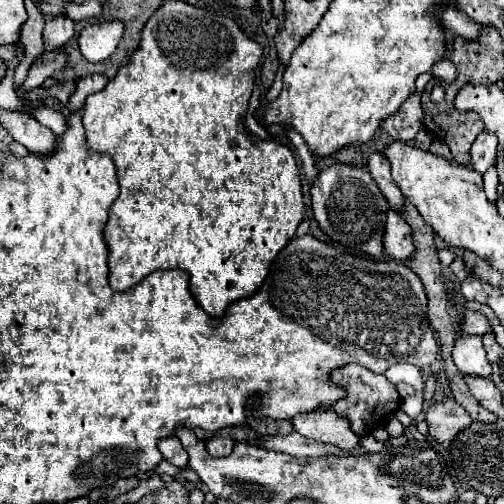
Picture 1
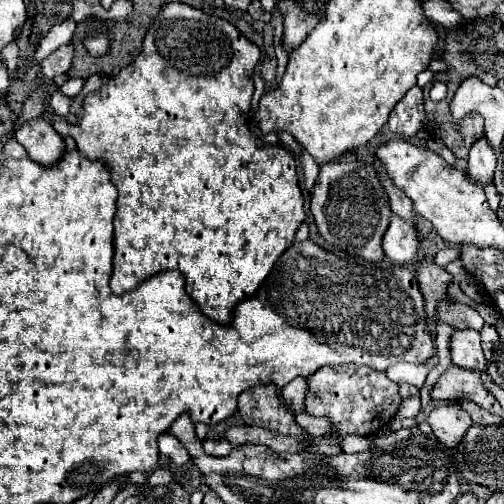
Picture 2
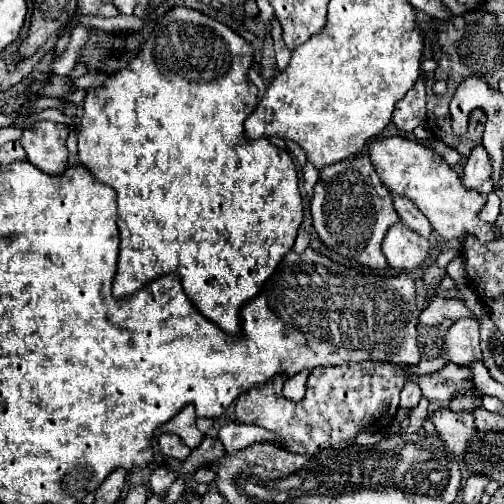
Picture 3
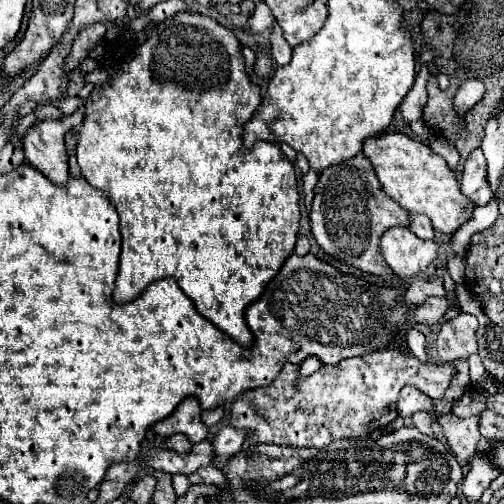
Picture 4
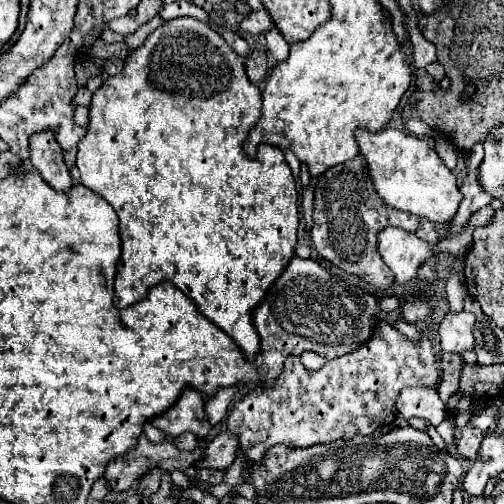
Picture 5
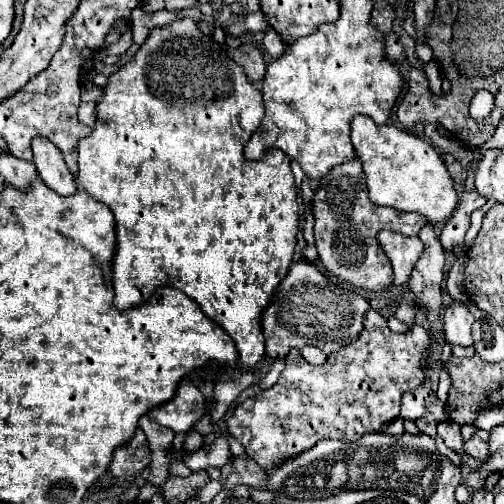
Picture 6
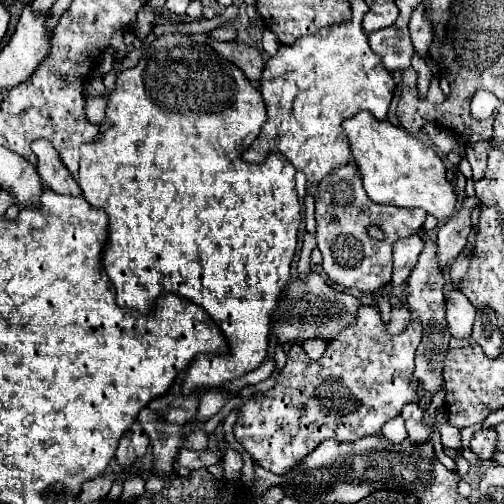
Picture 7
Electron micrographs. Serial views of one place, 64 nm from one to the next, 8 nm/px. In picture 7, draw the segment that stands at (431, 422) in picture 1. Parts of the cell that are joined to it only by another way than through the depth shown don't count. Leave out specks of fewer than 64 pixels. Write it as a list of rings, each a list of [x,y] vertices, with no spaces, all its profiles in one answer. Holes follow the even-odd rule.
[[[480,430],[478,434],[474,434],[474,438],[470,440],[470,450],[482,458],[482,460],[490,460],[494,456],[494,444],[496,444],[496,432],[490,430]]]

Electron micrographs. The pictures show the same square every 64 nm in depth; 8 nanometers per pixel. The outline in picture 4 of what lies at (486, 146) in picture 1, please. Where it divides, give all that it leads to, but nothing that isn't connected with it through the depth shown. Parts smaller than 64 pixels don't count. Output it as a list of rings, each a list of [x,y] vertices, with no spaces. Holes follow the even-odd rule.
[[[482,148],[472,150],[468,160],[464,162],[462,192],[470,200],[474,200],[474,204],[488,204],[488,200],[494,196],[486,180],[486,158],[482,154]]]

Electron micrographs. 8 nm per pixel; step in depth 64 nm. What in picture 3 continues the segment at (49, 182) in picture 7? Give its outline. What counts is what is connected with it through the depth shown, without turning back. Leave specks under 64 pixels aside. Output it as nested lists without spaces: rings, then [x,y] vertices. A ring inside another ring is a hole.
[[[34,122],[24,128],[20,144],[26,150],[28,160],[46,174],[62,174],[68,164],[66,138],[70,126],[54,122]]]

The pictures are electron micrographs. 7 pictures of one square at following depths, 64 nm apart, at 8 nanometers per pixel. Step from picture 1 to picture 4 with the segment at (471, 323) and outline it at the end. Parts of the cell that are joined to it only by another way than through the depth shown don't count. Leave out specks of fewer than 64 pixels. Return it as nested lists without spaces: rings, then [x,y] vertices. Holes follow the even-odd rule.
[[[446,296],[446,298],[428,298],[422,306],[414,308],[414,320],[418,324],[436,324],[442,320],[442,316],[450,310],[450,308],[460,308],[454,296]]]

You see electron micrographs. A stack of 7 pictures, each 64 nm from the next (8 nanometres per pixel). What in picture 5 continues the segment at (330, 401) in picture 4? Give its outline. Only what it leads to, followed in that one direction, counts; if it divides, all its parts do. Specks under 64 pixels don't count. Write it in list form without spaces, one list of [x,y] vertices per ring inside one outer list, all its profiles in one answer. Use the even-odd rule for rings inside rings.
[[[380,322],[368,344],[348,356],[326,362],[316,372],[308,372],[300,364],[300,358],[290,356],[272,388],[252,390],[236,402],[226,424],[228,430],[238,436],[240,450],[250,460],[260,460],[260,456],[276,444],[308,448],[352,438],[360,432],[358,424],[368,424],[368,434],[374,434],[378,428],[394,422],[396,398],[402,388],[412,384],[434,388],[436,392],[442,384],[442,372],[428,336],[422,334],[416,346],[396,328]]]

